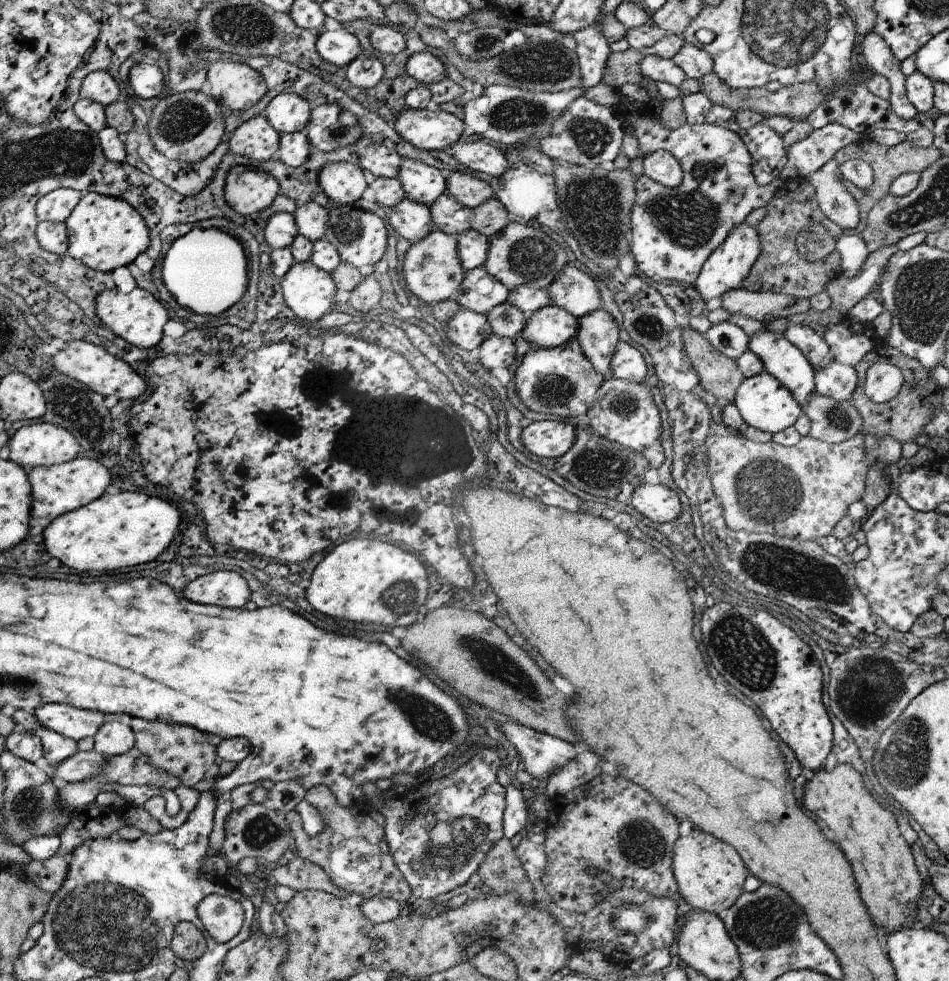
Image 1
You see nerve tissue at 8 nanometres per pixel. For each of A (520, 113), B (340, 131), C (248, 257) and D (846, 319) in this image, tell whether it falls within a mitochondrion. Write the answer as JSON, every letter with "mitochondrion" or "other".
{"A":"mitochondrion","B":"mitochondrion","C":"other","D":"other"}

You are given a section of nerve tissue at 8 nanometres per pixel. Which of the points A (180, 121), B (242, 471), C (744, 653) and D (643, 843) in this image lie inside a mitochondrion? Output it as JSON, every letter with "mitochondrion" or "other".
{"A":"mitochondrion","B":"other","C":"mitochondrion","D":"mitochondrion"}

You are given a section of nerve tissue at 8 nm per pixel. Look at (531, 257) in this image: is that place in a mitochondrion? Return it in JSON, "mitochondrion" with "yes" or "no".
{"mitochondrion":"yes"}

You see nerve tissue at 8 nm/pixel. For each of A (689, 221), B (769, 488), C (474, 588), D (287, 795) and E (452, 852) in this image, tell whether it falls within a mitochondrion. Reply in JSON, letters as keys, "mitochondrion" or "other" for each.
{"A":"mitochondrion","B":"mitochondrion","C":"other","D":"mitochondrion","E":"mitochondrion"}

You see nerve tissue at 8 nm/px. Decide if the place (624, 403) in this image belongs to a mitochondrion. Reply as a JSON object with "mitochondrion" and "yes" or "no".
{"mitochondrion":"yes"}

